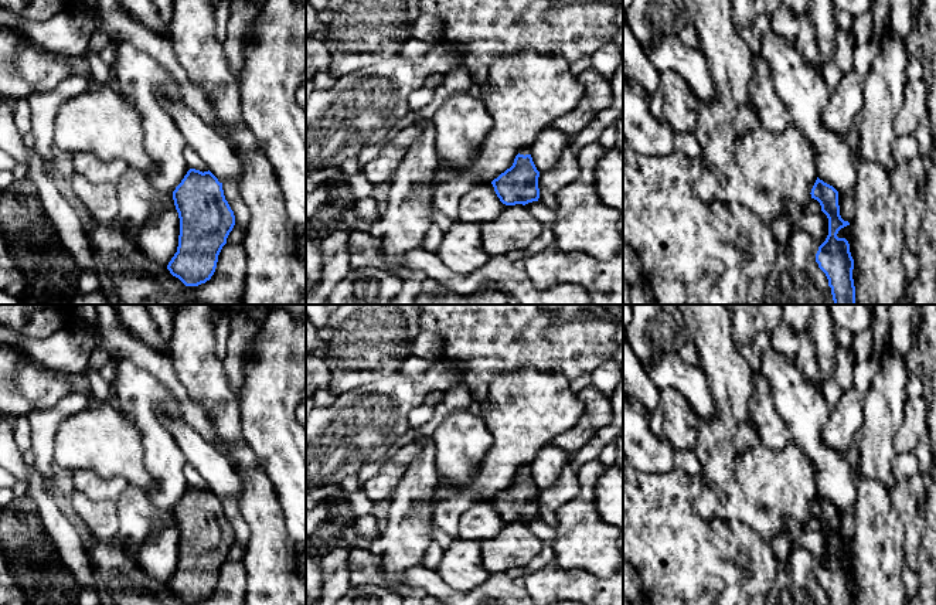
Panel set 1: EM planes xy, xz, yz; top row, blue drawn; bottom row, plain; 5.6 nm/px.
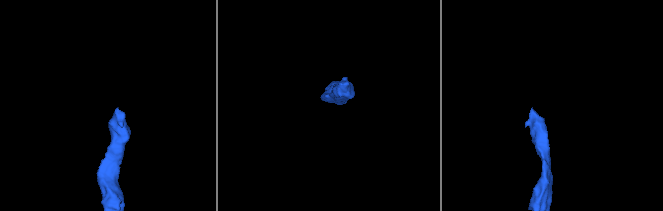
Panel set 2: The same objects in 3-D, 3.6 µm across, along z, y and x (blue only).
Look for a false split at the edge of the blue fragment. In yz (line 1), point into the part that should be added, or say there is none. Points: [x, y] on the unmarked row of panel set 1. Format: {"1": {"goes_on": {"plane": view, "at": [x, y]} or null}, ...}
{"1": {"goes_on": null}}

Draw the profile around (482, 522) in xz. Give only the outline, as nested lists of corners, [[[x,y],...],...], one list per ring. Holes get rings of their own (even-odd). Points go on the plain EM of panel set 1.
[[[483,500],[466,510],[459,519],[459,537],[472,541],[484,541],[498,536],[506,521],[497,514],[491,500]]]

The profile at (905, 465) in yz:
[[[915,452],[898,453],[894,459],[894,476],[901,477],[916,477],[920,476],[919,462]]]

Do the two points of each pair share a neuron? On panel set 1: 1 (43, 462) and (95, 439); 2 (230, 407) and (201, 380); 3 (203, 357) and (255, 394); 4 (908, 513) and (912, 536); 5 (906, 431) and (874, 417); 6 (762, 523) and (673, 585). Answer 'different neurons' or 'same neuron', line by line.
1: different neurons
2: same neuron
3: different neurons
4: same neuron
5: different neurons
6: different neurons

